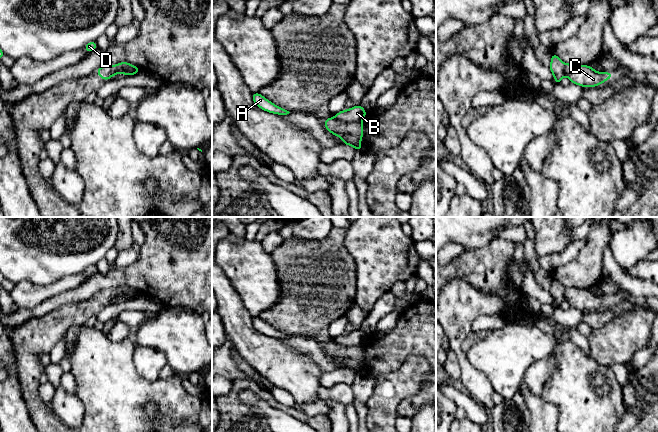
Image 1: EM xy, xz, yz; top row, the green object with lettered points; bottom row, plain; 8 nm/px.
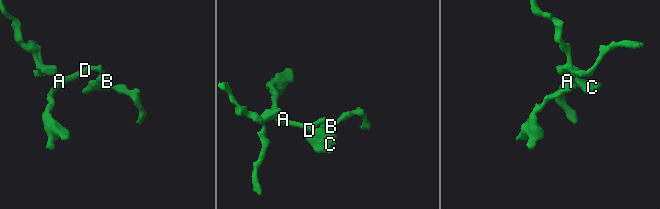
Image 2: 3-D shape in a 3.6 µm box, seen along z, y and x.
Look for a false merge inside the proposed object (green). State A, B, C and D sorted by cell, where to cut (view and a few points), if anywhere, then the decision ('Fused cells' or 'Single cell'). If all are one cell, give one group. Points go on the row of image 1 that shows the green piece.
Groups: A B D / C. Split along xz (334, 117), (341, 121), (361, 123). Fused cells

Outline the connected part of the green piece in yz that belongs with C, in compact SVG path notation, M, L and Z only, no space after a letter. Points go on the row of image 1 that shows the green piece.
M565 64L565 75L581 87L597 87L613 77L611 72L598 72L589 65Z

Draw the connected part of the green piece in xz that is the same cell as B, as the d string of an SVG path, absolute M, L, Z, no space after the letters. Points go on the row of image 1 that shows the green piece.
M355 105L350 109L344 109L337 114L335 118L341 122L363 122L367 111L361 105Z

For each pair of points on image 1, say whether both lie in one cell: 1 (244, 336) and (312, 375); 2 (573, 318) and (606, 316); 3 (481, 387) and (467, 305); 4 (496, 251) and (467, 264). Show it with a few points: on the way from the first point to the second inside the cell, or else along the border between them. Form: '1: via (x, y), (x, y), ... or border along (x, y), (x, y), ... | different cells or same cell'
1: via (261, 352), (283, 367), (295, 372) | same cell
2: via (581, 317), (598, 317) | same cell
3: via (466, 367), (458, 350), (460, 325) | same cell
4: via (489, 258), (483, 264), (474, 264) | same cell

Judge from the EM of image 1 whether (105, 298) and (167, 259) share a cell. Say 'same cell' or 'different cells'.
different cells

